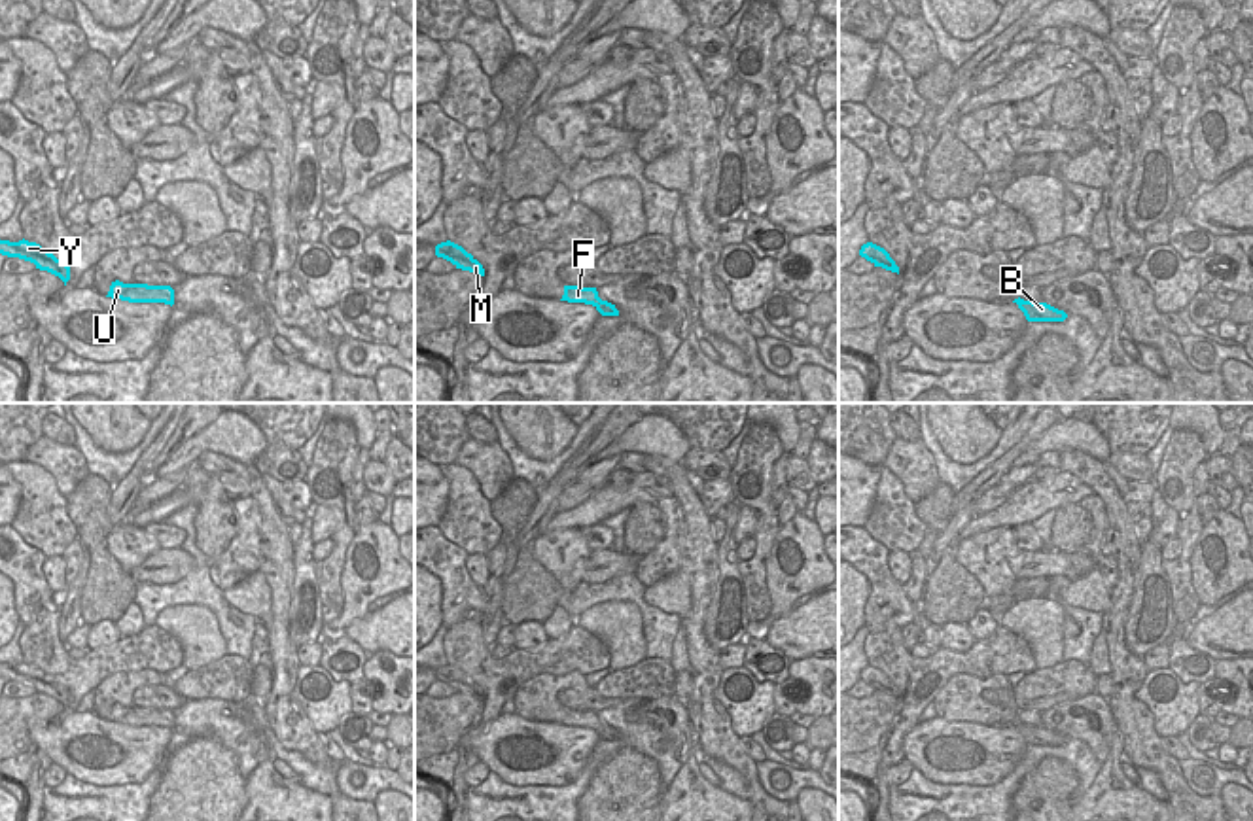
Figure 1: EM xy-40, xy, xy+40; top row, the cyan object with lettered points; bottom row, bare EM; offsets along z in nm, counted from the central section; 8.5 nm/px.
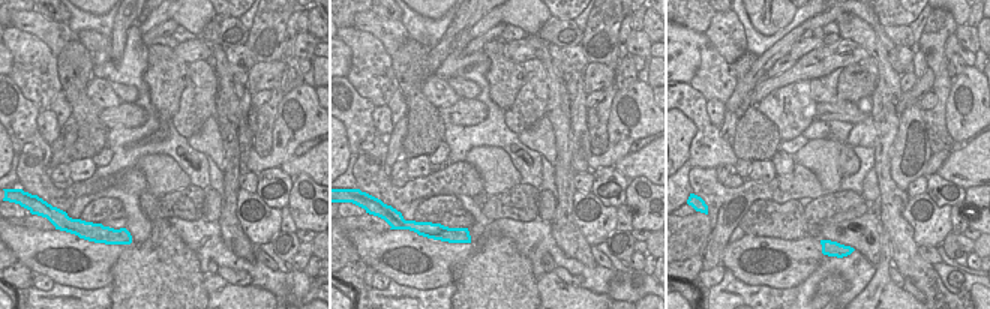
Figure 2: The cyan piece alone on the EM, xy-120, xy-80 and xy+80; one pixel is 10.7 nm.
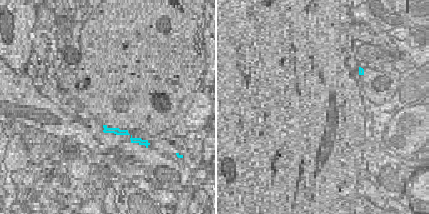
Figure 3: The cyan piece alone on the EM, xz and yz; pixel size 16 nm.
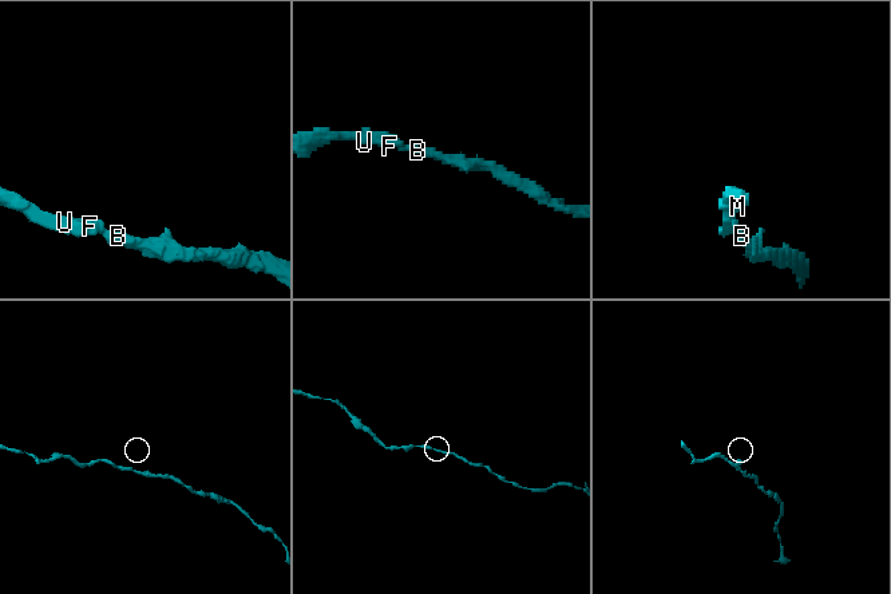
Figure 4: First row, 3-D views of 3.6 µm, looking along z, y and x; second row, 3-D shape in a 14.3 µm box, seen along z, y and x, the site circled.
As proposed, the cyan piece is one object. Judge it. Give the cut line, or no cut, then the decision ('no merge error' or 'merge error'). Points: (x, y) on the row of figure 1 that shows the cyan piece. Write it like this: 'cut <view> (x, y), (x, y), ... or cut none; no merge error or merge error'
cut none; no merge error

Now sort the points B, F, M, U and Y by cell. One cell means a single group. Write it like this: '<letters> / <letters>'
B F M U Y

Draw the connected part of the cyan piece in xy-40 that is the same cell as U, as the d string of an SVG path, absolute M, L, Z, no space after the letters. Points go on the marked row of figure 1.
M112 282L106 297L129 303L165 303L174 305L174 289L170 286L123 284Z

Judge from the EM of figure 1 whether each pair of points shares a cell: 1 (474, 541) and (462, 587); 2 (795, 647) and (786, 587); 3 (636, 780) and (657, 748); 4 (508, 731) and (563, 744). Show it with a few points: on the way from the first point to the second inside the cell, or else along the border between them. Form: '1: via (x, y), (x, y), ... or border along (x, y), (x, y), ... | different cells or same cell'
1: border along (436, 526), (468, 555) | different cells
2: border along (790, 610), (765, 630) | different cells
3: border along (608, 757), (623, 748), (646, 753), (663, 789) | different cells
4: via (521, 729), (525, 725), (534, 727), (549, 740) | same cell

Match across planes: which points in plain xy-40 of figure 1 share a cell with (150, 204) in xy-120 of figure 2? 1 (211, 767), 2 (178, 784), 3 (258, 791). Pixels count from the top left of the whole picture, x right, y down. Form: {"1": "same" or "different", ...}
{"1": "same", "2": "same", "3": "different"}

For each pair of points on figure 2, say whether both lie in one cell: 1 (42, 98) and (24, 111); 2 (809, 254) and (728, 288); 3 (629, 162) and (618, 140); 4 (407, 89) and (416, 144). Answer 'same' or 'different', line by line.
1: different
2: different
3: different
4: same

